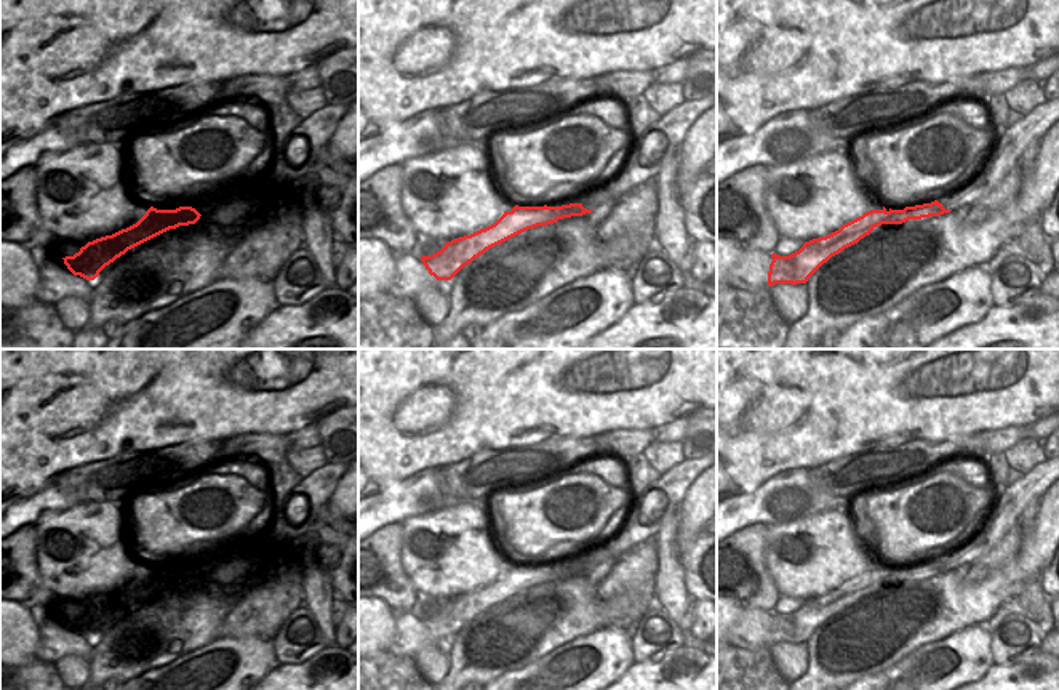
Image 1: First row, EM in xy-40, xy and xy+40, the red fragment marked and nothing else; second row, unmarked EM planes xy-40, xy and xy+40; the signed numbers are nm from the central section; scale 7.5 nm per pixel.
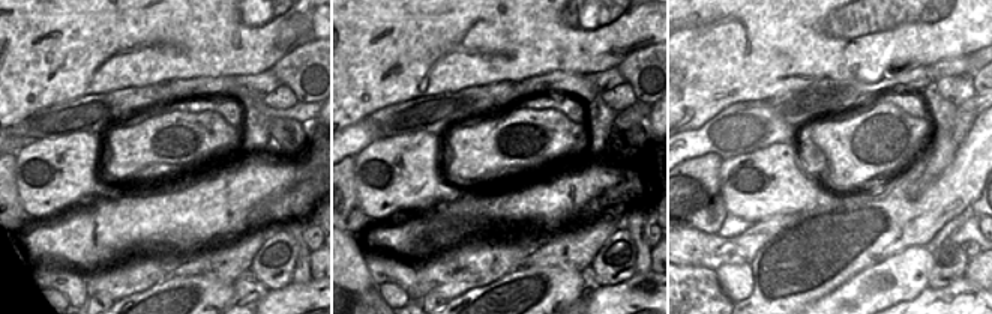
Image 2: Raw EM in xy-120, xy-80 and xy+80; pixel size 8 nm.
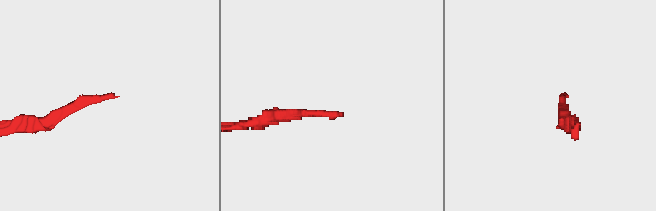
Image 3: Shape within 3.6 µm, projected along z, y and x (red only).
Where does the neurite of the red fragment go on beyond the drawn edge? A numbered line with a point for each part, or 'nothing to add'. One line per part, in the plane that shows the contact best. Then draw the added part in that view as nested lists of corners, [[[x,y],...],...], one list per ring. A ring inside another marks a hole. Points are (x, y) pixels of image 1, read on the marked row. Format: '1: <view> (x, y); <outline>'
1: xy (663, 140); [[[717,50],[696,51],[688,56],[683,80],[685,102],[649,125],[632,149],[625,166],[601,189],[592,194],[587,210],[603,210],[609,200],[621,200],[638,186],[654,181],[664,158],[680,160],[685,134],[699,115],[717,104]]]

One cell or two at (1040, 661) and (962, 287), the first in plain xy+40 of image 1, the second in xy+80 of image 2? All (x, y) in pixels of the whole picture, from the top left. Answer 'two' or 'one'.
one

